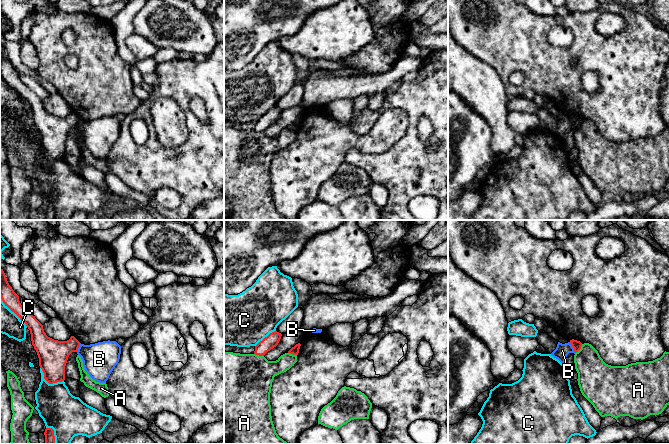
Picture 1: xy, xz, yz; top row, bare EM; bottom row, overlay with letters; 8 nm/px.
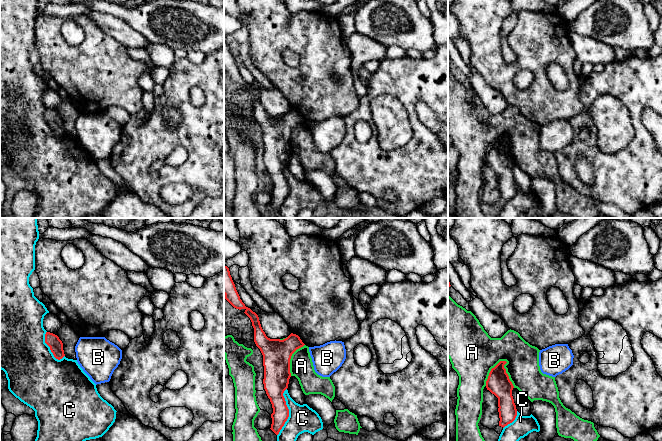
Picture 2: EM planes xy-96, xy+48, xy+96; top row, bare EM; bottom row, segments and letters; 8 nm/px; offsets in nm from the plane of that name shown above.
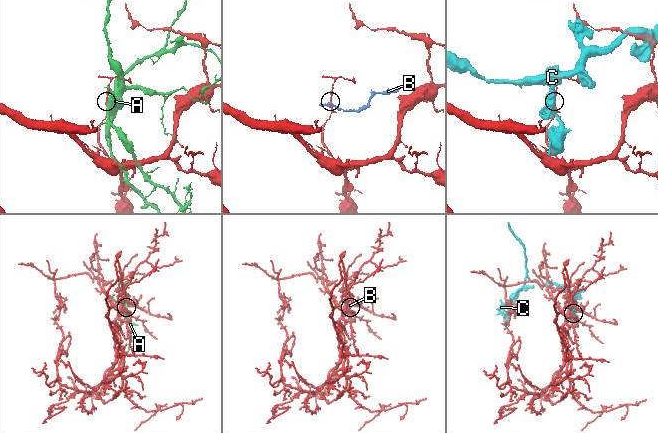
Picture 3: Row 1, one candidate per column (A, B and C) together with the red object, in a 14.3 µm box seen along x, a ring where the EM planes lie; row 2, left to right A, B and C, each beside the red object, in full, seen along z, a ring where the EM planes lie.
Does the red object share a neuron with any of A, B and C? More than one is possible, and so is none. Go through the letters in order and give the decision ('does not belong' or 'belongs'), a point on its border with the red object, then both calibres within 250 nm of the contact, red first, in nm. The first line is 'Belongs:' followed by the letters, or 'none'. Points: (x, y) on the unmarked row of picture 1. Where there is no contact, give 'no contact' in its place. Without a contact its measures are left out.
Belongs: none
A: does not belong; contact yz (579, 125); calibres 70 and 280 nm
B: does not belong; contact yz (572, 122); calibres 70 and 110 nm
C: does not belong; contact xy (48, 158); calibres 240 and 320 nm

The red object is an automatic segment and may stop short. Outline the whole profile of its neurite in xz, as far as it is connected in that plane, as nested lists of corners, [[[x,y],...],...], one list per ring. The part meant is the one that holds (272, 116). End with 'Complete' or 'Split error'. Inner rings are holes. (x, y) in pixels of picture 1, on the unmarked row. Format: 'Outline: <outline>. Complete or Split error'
Outline: [[[277,107],[270,109],[255,122],[254,130],[264,132],[268,127],[278,121],[281,112],[282,110]]]. Complete

